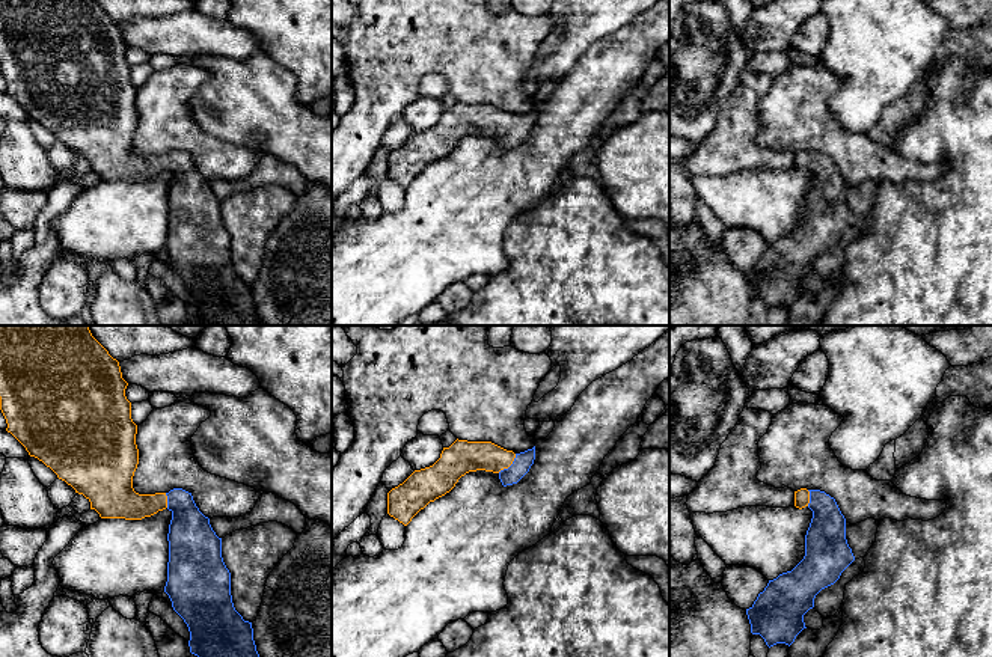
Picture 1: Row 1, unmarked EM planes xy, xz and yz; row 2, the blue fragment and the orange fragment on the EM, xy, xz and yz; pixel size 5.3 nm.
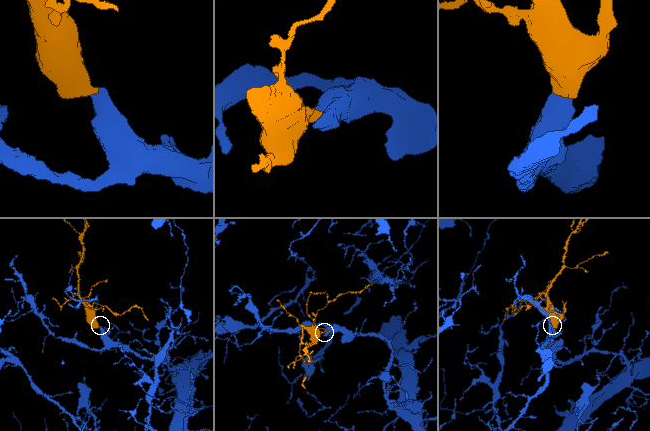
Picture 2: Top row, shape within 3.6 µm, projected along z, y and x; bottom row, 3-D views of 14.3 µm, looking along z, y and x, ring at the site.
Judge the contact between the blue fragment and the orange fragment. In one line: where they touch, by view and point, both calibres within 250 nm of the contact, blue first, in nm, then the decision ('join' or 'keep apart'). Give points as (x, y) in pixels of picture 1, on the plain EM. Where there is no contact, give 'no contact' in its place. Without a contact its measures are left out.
xz (510, 128) | 100/170 nm | join

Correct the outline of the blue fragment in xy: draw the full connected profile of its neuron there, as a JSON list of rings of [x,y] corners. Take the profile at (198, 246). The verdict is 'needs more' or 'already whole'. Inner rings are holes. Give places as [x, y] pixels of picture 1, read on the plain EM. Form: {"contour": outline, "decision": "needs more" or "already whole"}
{"contour": [[[0,0],[0,72],[11,95],[29,115],[50,130],[59,142],[90,164],[101,181],[142,182],[169,172],[169,225],[164,255],[173,273],[190,294],[190,315],[205,325],[265,325],[253,303],[252,285],[235,273],[231,258],[231,235],[222,220],[222,200],[216,197],[196,169],[191,155],[173,151],[169,155],[139,157],[133,139],[139,127],[137,87],[131,81],[131,65],[125,59],[128,45],[121,29],[95,0]]], "decision": "needs more"}

